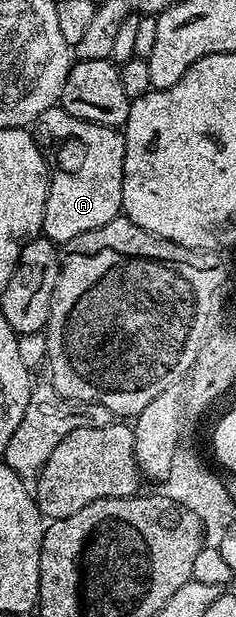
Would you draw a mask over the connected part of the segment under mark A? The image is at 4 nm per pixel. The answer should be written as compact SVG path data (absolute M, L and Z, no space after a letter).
M59 105L49 107L35 120L35 138L51 168L43 217L44 238L64 245L79 233L99 229L122 214L125 136L118 128L100 127L71 117Z

